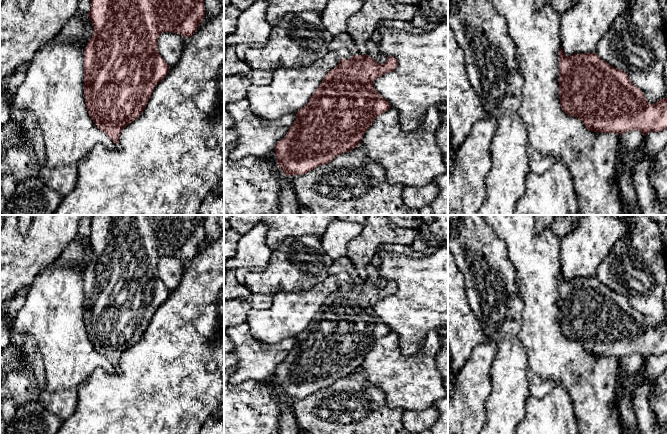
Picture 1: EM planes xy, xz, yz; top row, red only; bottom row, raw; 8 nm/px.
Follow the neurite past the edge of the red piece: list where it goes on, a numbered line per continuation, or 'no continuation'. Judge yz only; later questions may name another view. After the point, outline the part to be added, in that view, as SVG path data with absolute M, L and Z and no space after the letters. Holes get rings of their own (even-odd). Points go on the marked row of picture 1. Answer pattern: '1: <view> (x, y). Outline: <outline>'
no continuation

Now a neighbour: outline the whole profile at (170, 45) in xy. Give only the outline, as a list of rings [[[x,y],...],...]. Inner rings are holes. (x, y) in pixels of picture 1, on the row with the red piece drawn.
[[[163,32],[158,38],[158,51],[164,61],[170,66],[178,63],[187,38],[171,32]]]

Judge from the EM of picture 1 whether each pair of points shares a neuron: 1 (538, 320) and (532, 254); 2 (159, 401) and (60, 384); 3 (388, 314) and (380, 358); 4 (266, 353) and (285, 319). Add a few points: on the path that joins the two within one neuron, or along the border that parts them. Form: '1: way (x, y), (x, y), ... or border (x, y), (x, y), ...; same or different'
1: way (538, 304), (537, 270); same
2: border (95, 371), (79, 387), (78, 401), (74, 410); different
3: border (391, 331), (397, 335), (398, 345), (402, 353); different
4: border (250, 334), (269, 344), (293, 337); different

